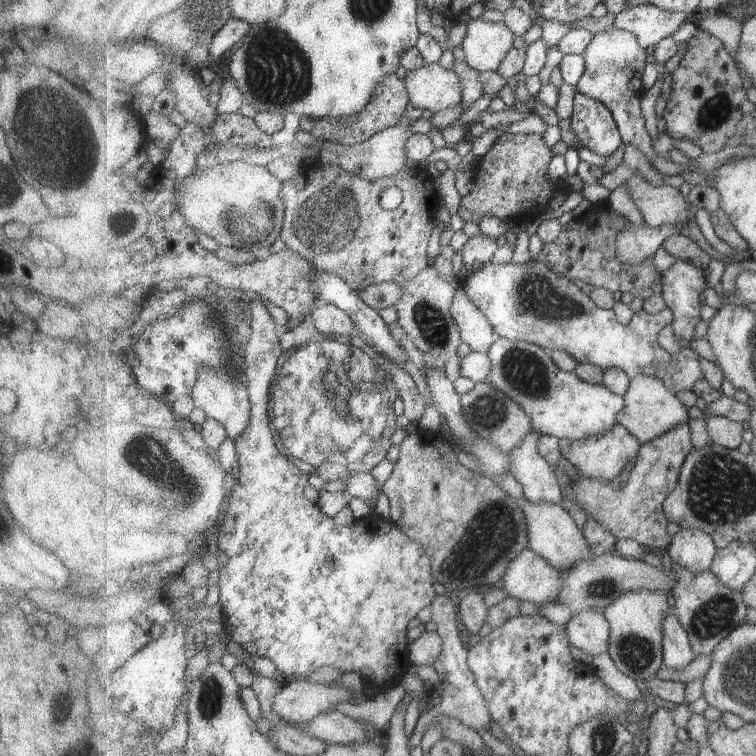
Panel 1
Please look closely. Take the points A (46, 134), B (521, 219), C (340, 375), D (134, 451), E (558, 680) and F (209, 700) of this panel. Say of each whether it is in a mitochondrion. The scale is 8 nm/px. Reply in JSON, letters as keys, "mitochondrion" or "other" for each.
{"A":"mitochondrion","B":"other","C":"mitochondrion","D":"mitochondrion","E":"other","F":"mitochondrion"}

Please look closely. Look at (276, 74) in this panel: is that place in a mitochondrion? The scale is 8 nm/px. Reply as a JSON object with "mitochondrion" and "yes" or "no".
{"mitochondrion":"yes"}

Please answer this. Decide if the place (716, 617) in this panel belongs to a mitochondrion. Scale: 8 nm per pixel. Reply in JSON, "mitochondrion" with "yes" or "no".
{"mitochondrion":"yes"}

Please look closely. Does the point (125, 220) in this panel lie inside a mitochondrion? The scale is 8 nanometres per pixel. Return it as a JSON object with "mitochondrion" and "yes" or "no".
{"mitochondrion":"yes"}

